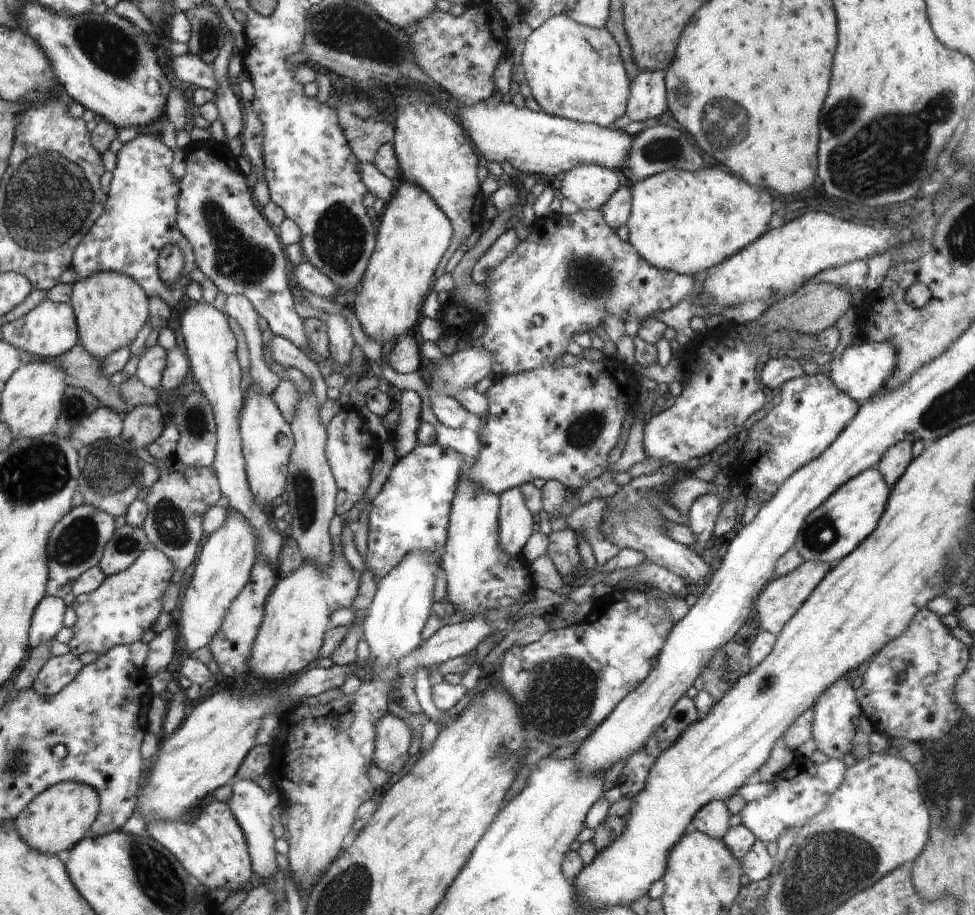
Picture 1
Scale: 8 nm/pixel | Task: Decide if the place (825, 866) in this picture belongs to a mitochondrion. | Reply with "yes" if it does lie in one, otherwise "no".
yes

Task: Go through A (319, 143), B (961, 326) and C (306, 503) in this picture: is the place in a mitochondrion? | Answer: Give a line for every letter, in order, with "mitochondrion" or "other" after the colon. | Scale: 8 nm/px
A: other
B: other
C: mitochondrion

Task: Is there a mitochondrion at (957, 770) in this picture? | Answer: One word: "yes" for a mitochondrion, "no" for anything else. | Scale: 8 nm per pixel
yes

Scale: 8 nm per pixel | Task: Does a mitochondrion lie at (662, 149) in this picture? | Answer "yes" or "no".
yes

